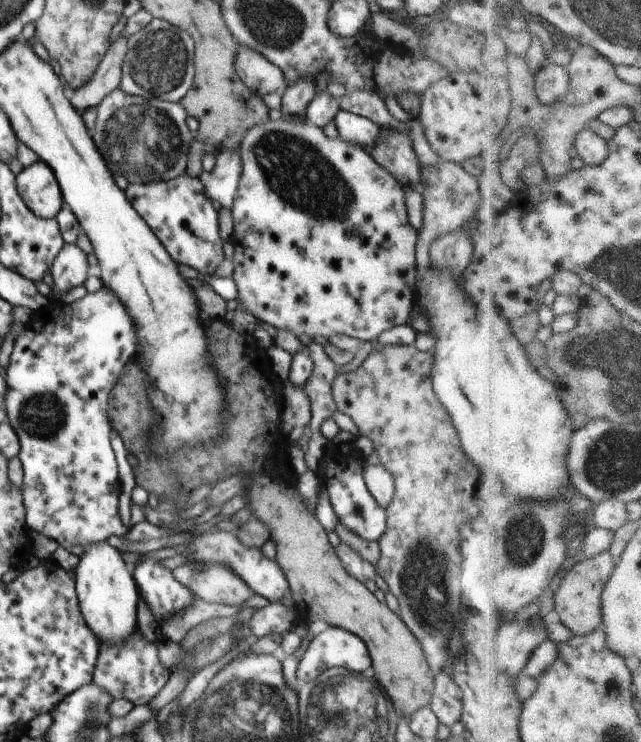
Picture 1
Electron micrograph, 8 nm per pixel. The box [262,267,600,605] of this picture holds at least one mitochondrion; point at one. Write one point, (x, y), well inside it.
(524, 536)

